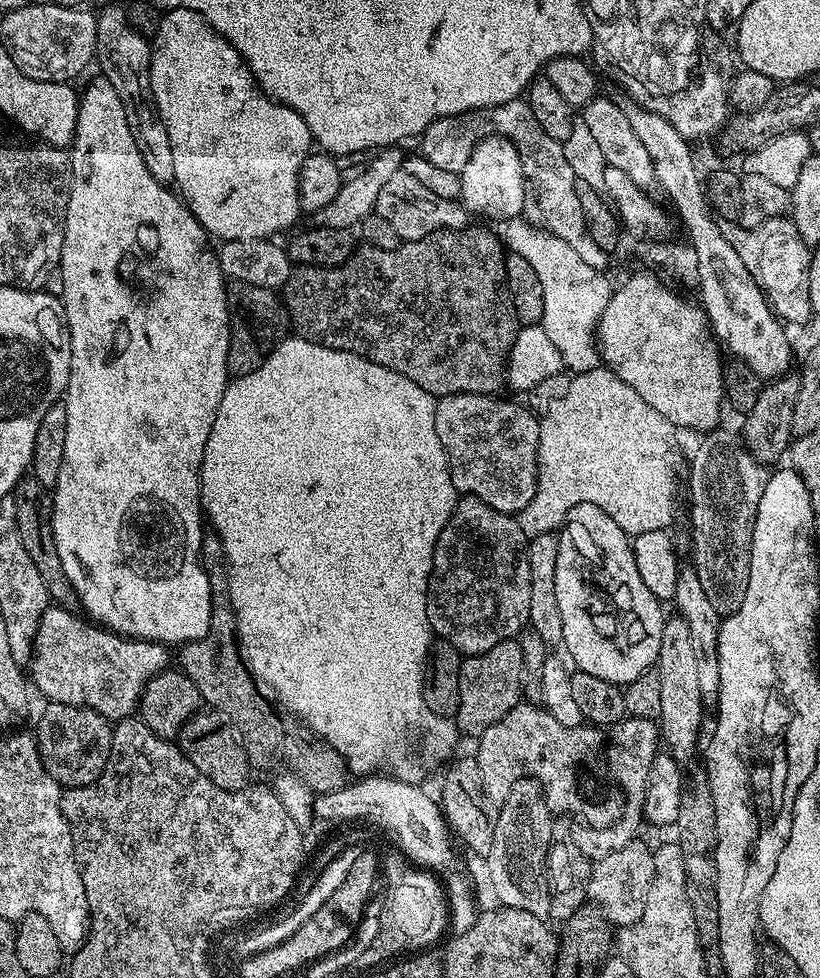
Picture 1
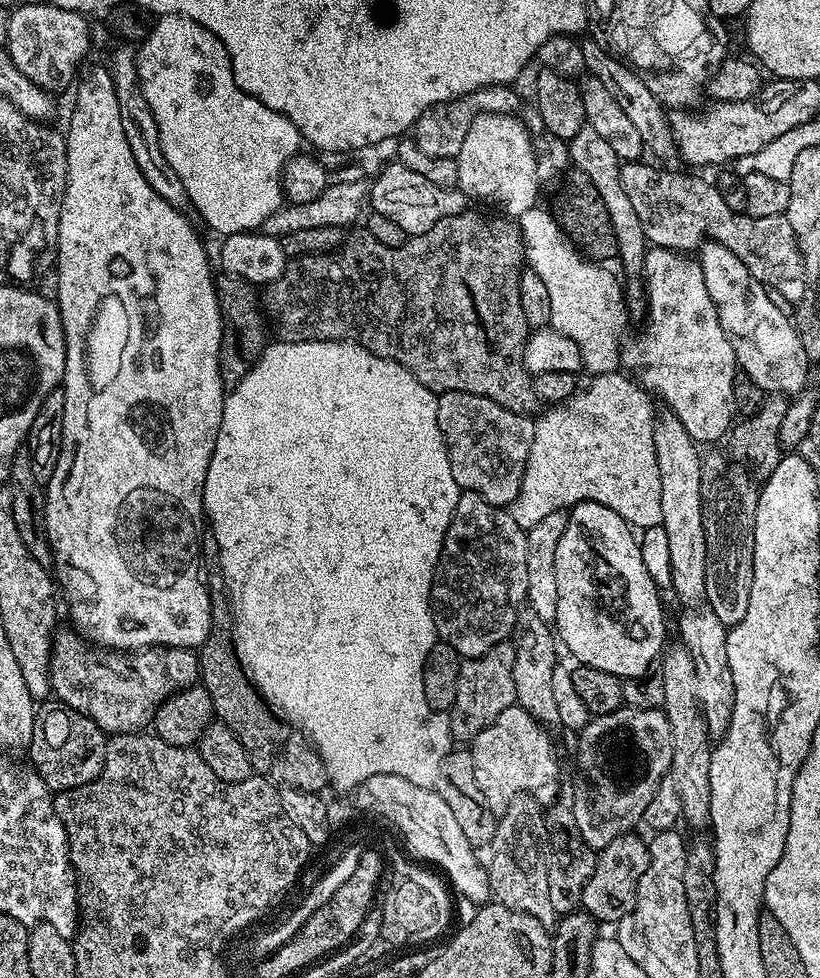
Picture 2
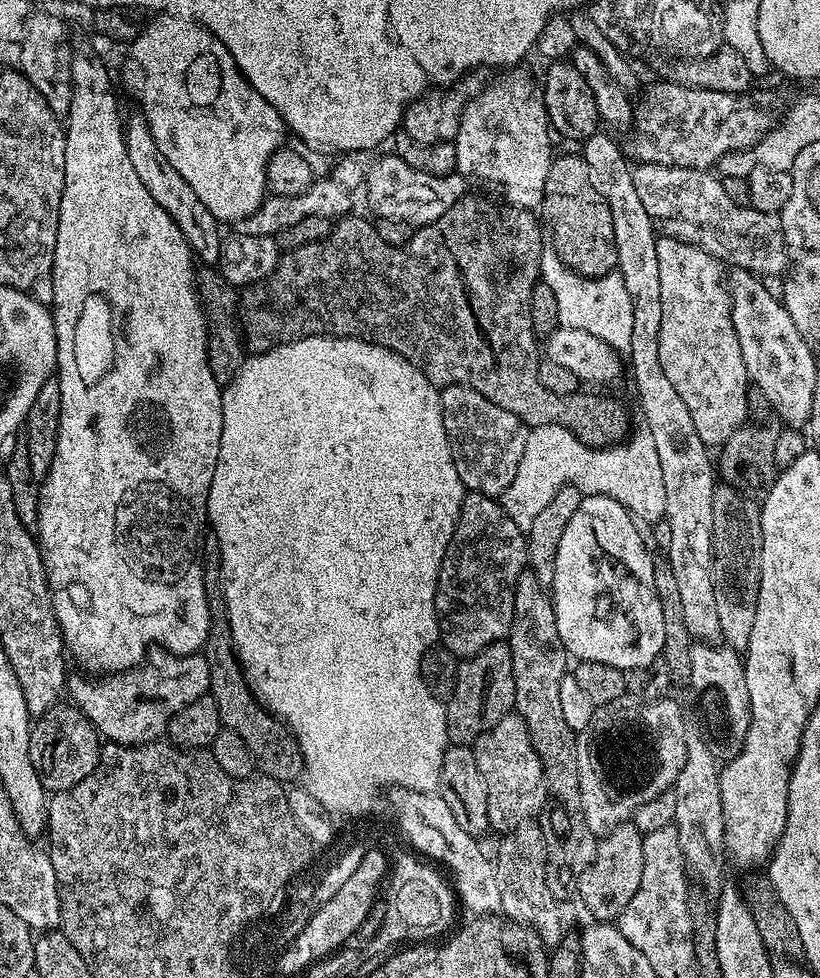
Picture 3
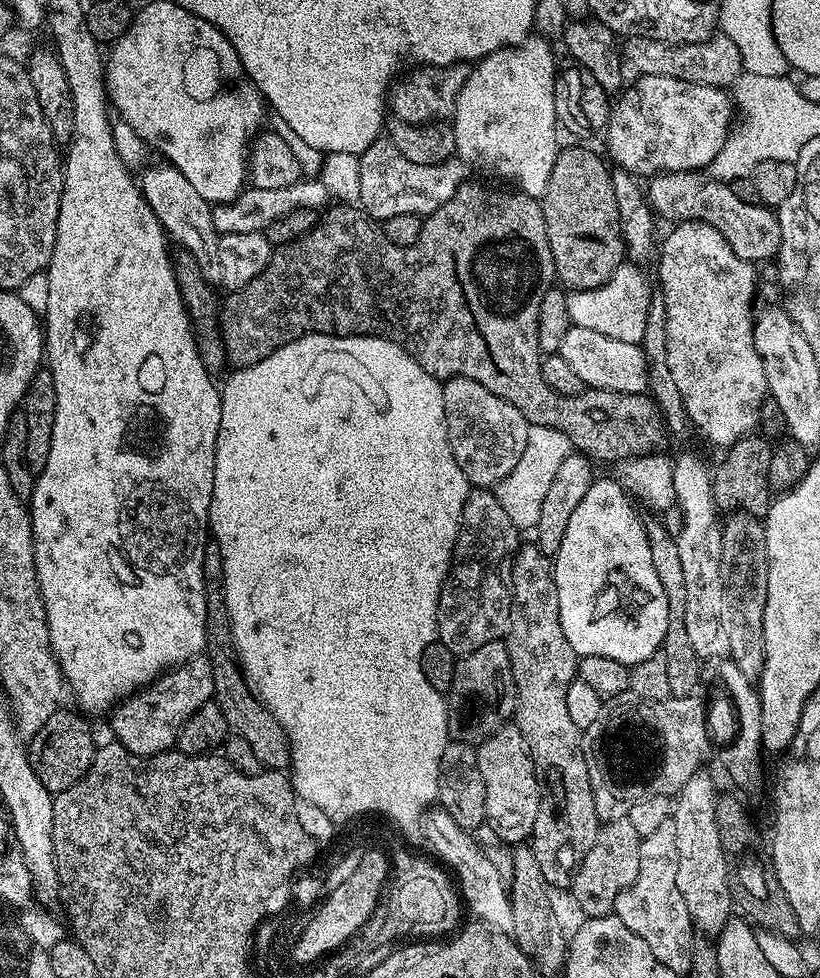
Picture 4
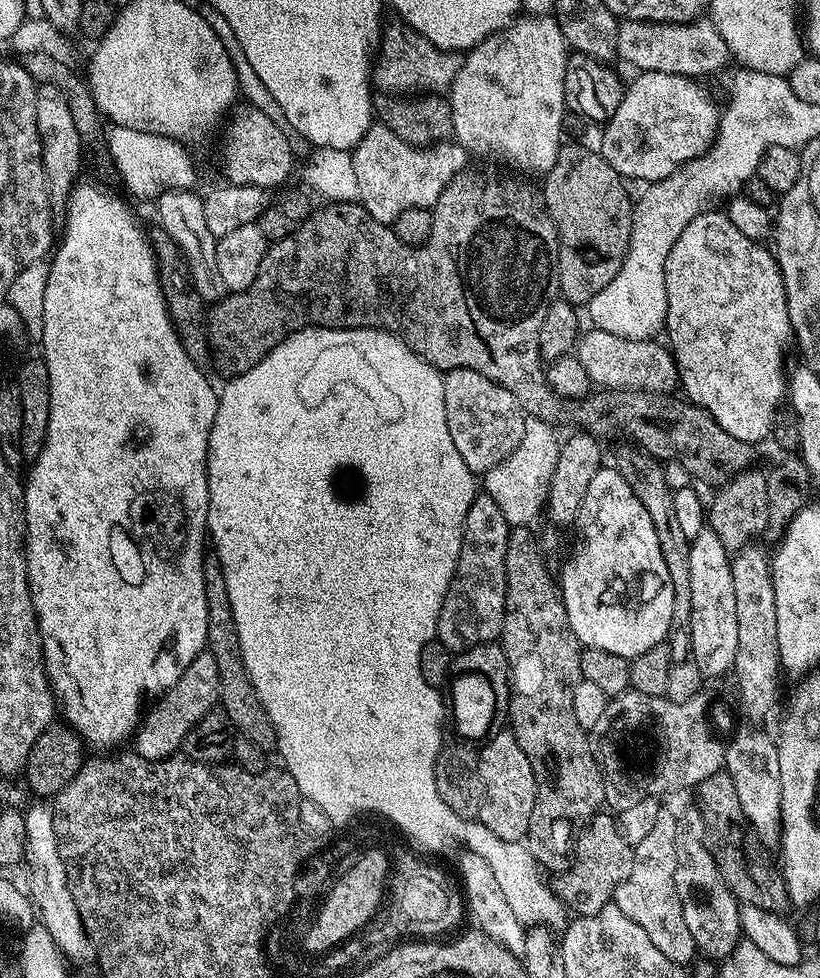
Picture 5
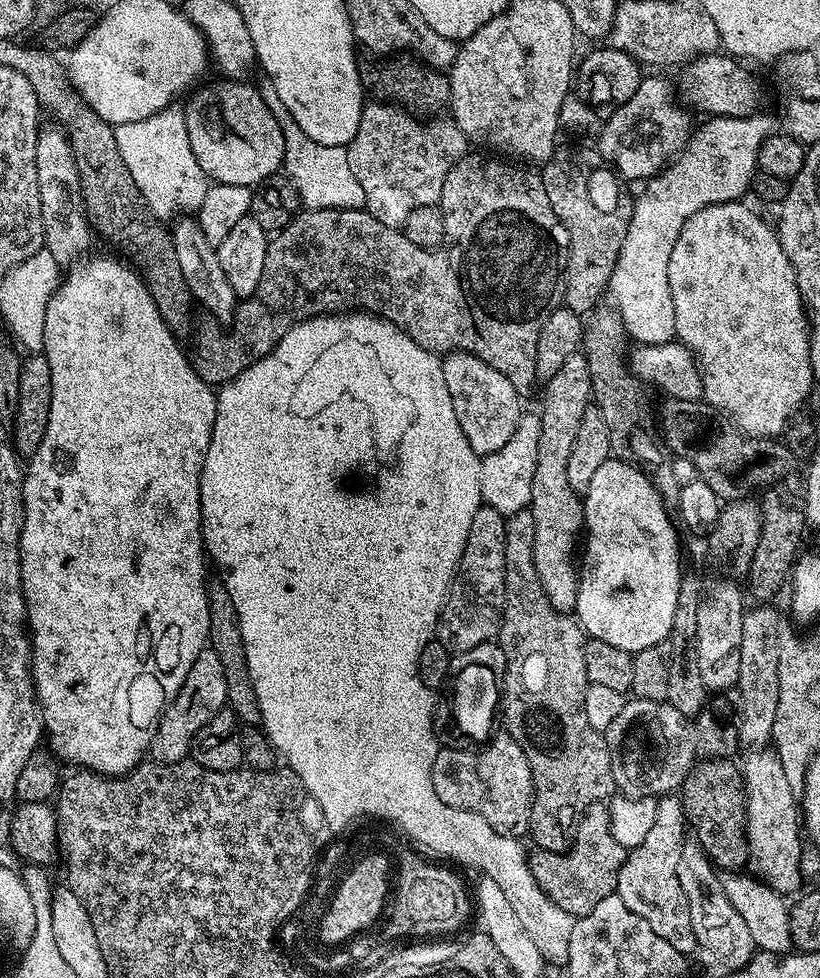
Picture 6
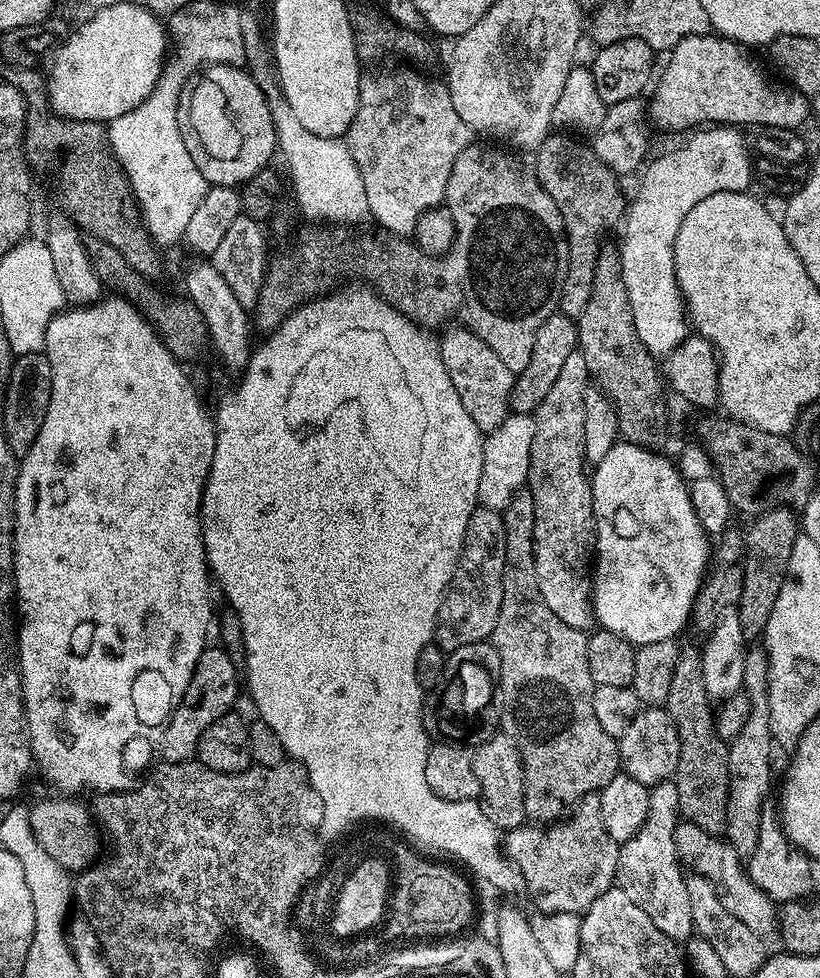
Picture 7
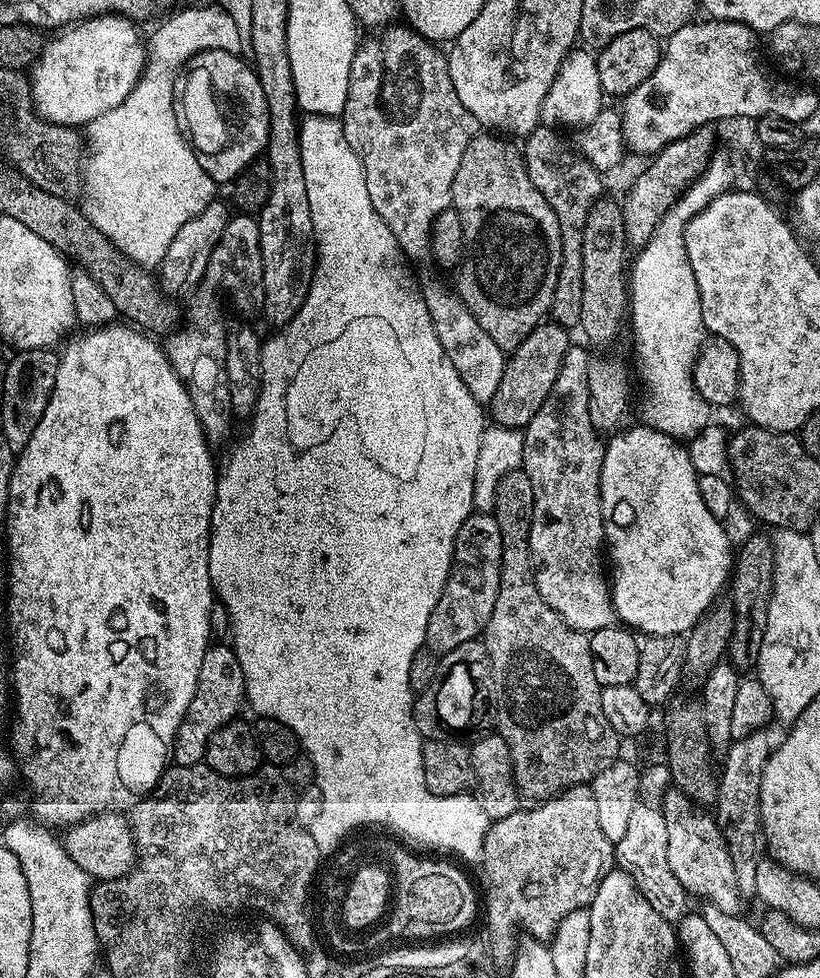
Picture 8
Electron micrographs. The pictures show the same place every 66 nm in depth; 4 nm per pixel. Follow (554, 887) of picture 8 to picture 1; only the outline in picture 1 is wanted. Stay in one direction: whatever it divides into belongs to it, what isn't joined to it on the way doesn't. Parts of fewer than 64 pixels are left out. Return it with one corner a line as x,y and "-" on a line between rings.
638,843
625,844
609,856
597,859
592,877
588,879
588,900
600,908
608,923
617,929
629,928
642,918
642,910
646,910
646,894
654,878
653,849

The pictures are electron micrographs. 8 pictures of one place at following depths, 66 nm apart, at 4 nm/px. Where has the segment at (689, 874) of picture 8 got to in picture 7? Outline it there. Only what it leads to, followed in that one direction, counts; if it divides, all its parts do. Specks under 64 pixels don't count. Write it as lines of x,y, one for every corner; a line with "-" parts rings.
681,822
676,826
676,849
680,855
680,863
685,869
691,870
695,875
706,878
716,887
716,893
722,898
722,906
738,922
750,926
754,934
761,938
768,938
776,932
777,905
748,876
748,869
742,863
741,857
736,855
732,845
719,835
702,830
697,824

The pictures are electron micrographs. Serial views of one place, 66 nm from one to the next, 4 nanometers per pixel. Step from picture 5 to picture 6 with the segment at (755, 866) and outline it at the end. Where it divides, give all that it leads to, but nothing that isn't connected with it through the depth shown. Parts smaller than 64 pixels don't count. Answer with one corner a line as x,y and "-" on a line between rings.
704,758
689,770
678,795
684,804
684,819
694,831
708,859
720,870
740,870
748,862
748,826
744,815
742,768
731,759

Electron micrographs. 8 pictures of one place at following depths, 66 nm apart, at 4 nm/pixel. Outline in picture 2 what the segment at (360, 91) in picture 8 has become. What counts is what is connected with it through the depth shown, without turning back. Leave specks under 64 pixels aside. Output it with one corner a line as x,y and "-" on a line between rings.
385,163
382,170
380,177
370,186
371,211
382,214
382,218
390,218
390,222
402,226
408,236
420,236
442,218
458,215
469,207
470,201
459,187
434,186
434,182
422,178
422,174
414,174
414,170
410,170
405,164

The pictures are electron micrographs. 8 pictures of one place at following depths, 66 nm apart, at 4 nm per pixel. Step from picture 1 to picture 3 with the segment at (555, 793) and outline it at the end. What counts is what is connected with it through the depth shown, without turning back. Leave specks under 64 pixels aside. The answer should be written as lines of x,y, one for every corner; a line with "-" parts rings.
515,714
504,716
490,731
476,737
471,749
476,755
482,782
486,782
489,829
496,834
507,834
518,825
531,821
541,811
540,799
545,799
546,785
542,762
532,745
524,719

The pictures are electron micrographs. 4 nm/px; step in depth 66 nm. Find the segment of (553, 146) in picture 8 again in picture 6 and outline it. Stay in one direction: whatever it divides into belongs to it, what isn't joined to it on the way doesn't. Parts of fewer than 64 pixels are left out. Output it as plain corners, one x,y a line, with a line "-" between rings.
557,147
543,165
542,175
550,206
568,232
563,307
581,314
591,313
601,303
599,300
603,296
605,299
622,242
626,242
626,230
630,230
632,217
633,193
624,189
625,181
595,147

